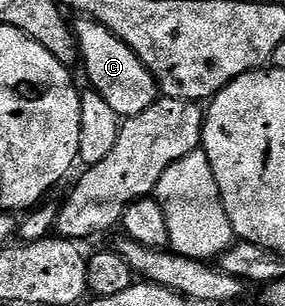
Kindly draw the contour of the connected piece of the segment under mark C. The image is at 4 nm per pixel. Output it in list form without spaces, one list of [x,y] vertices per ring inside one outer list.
[[[79,17],[73,23],[75,40],[79,42],[79,58],[81,68],[87,74],[90,90],[96,91],[105,102],[113,108],[113,113],[119,115],[120,120],[137,117],[137,113],[145,113],[149,105],[153,105],[160,98],[161,92],[149,69],[139,60],[137,53],[125,45],[105,25],[96,19]]]

